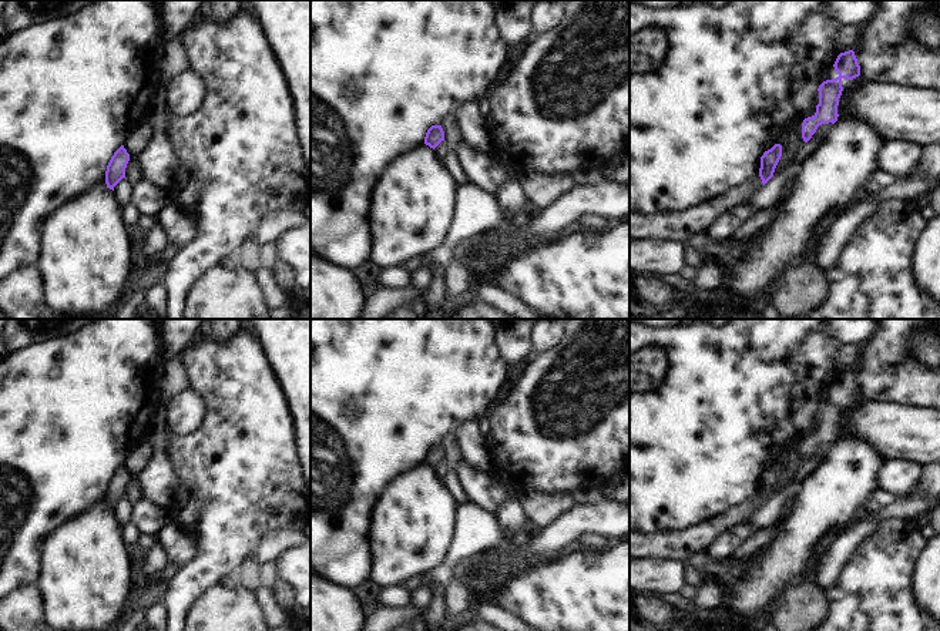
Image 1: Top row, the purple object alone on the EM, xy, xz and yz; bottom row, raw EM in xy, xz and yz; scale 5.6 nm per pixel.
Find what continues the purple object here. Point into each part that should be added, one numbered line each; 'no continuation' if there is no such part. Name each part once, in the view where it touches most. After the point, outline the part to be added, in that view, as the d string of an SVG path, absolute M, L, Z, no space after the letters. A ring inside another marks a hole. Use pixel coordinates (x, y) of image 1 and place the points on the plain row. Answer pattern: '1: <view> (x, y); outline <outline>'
no continuation

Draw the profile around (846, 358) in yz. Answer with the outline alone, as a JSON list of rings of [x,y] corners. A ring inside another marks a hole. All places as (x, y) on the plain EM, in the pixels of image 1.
[[[855,343],[842,345],[835,353],[835,369],[845,372],[849,369],[856,369],[859,362],[860,350]]]

